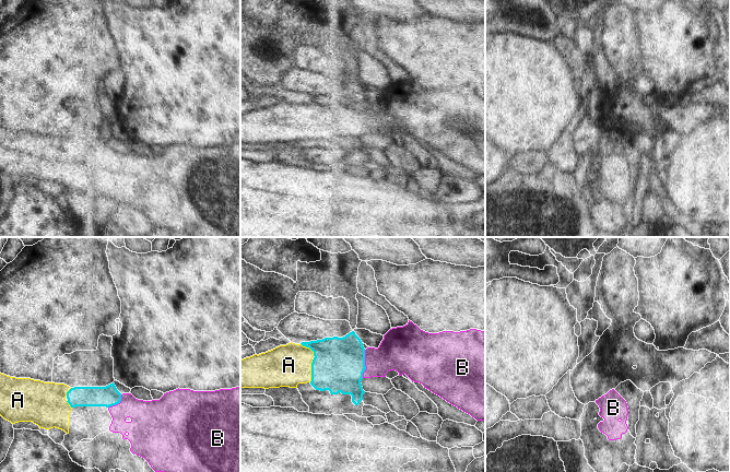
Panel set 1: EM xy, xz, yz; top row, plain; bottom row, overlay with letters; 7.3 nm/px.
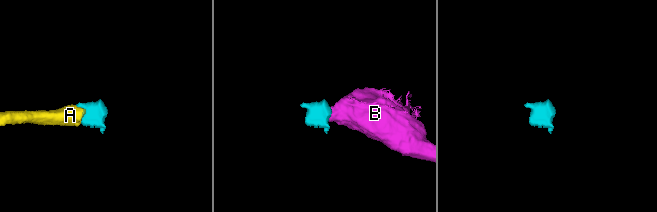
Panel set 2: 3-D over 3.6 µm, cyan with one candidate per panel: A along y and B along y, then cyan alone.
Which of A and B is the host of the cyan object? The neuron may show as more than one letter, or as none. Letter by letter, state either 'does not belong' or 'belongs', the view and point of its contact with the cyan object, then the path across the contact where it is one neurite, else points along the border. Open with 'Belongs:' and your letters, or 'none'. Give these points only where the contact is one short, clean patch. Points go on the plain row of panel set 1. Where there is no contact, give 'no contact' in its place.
Belongs: A, B
A: belongs | xz (311, 126) | across xz (339, 118), (329, 126), (311, 126), (289, 120)
B: belongs | xz (364, 119) | across xz (339, 118), (364, 119), (381, 116), (396, 107)

